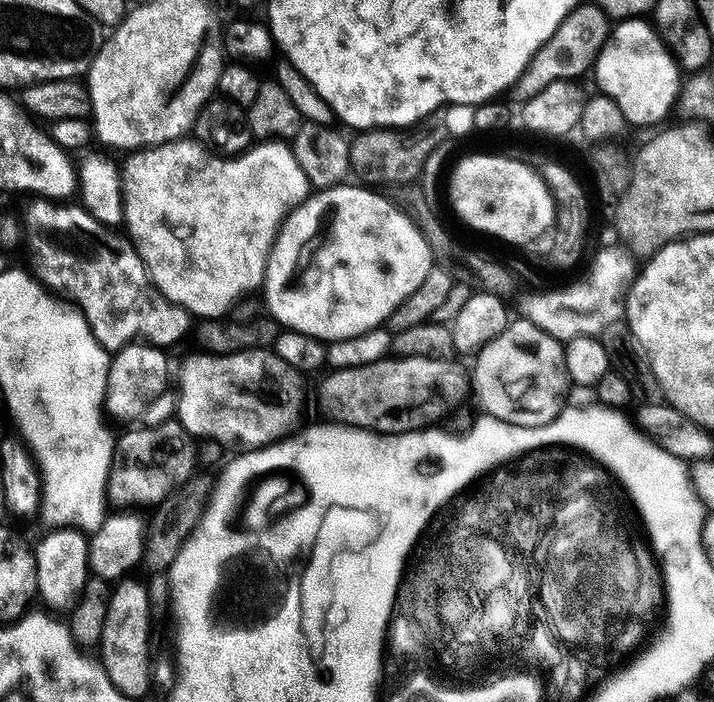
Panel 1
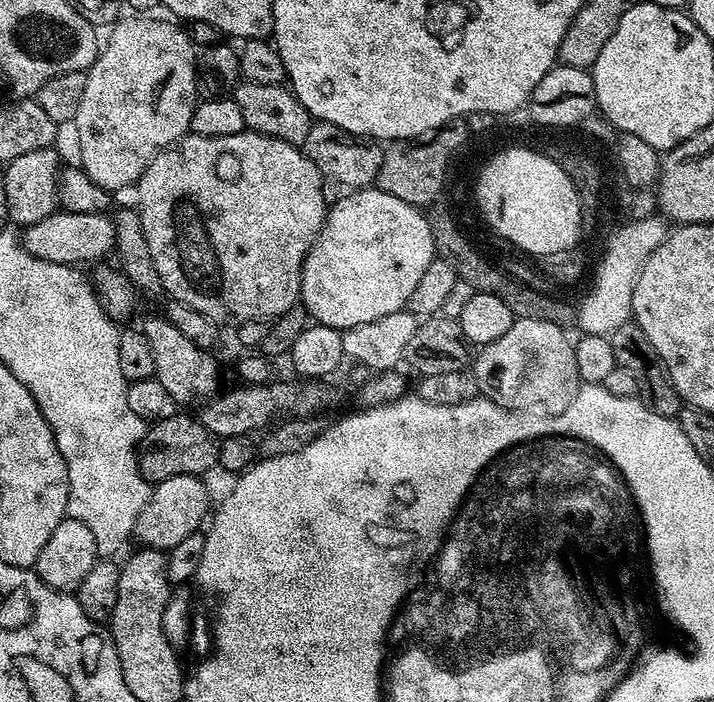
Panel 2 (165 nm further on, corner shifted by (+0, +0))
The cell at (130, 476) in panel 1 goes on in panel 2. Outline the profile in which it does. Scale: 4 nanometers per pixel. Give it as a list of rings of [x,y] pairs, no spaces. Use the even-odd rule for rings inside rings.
[[[177,414],[155,421],[140,439],[139,447],[140,472],[149,482],[159,482],[175,476],[203,477],[204,472],[215,469],[219,462],[217,437],[192,414]]]

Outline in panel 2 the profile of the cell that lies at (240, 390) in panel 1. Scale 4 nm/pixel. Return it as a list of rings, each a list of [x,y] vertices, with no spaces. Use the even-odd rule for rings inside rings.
[[[163,315],[150,317],[142,324],[142,330],[146,334],[146,342],[150,342],[150,350],[154,350],[155,378],[162,382],[163,388],[168,391],[170,398],[176,400],[177,405],[184,406],[191,396],[215,396],[221,387],[220,368],[211,351],[190,342],[190,338],[186,338],[186,334],[182,334],[182,330],[178,330],[178,326],[174,326]]]

